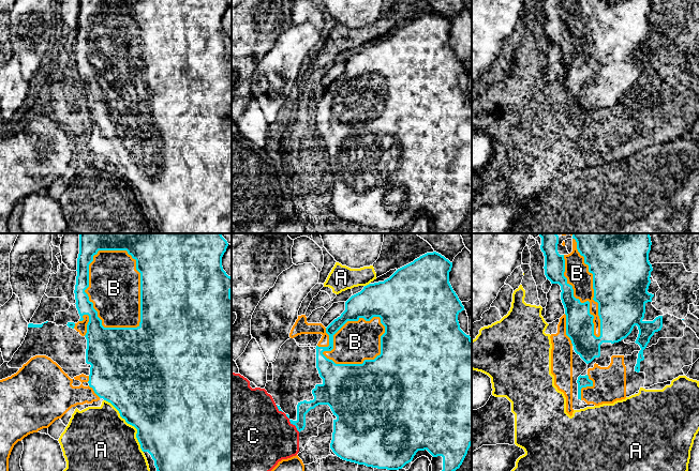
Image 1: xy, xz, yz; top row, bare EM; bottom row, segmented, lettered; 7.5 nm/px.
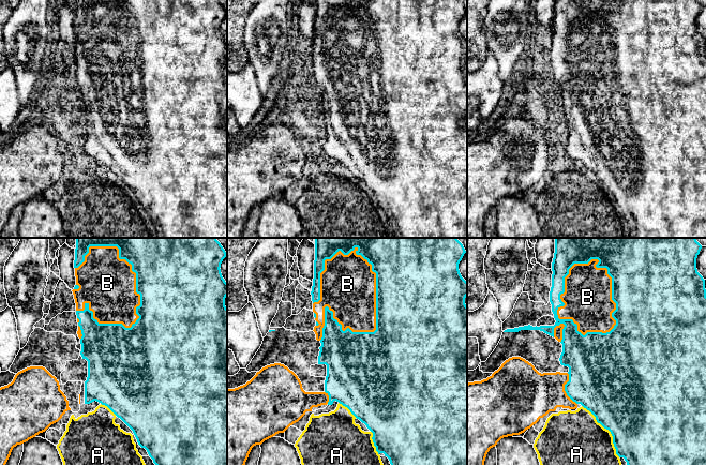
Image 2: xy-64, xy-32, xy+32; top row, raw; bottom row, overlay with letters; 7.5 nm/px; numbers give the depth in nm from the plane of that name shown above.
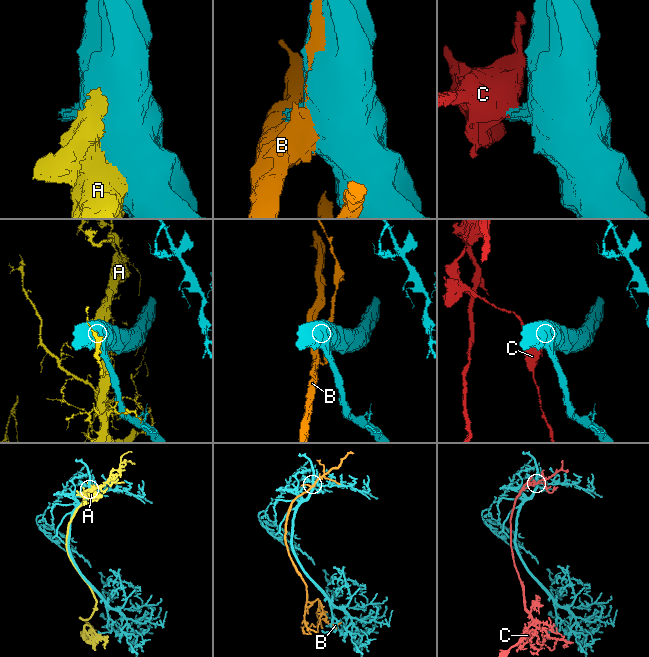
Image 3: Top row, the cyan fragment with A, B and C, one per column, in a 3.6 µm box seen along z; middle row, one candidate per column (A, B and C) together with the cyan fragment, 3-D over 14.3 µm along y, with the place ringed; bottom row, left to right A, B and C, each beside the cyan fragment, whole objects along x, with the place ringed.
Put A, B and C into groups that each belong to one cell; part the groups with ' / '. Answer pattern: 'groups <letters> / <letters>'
groups A / B / C

